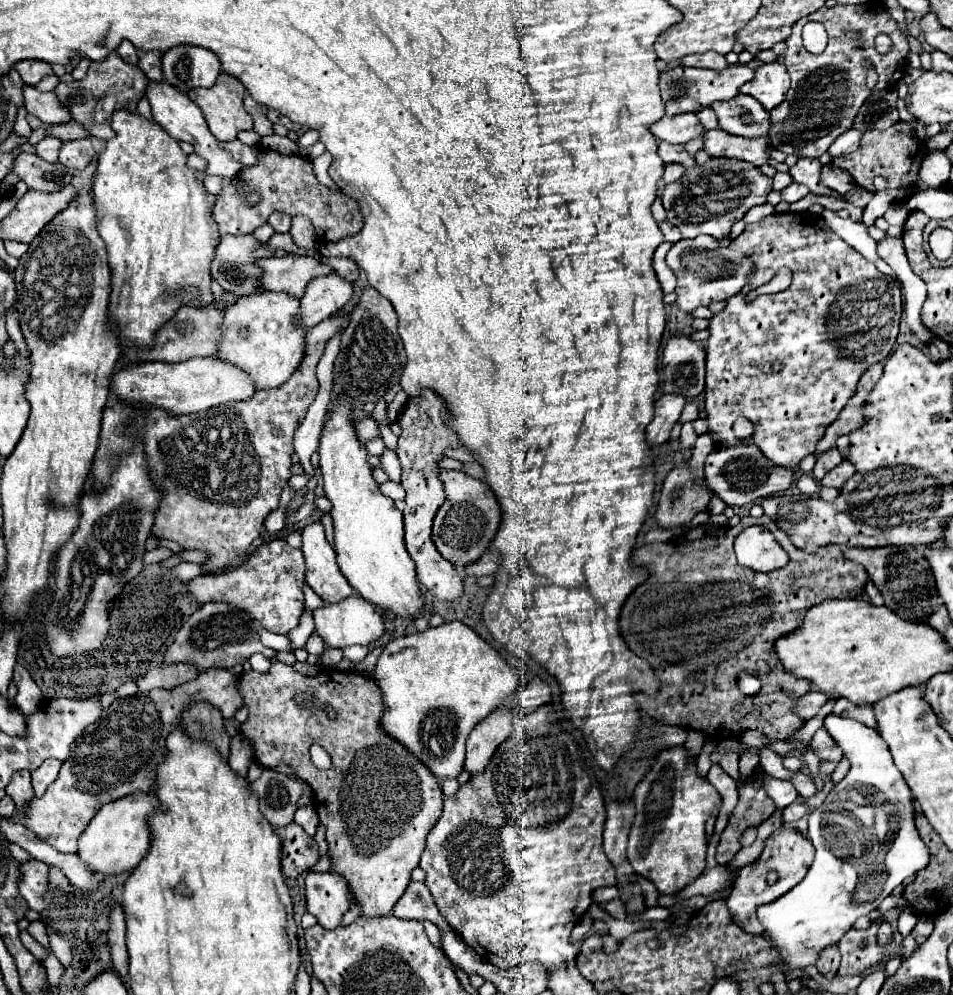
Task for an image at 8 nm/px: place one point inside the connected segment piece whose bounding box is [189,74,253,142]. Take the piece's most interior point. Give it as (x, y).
(222, 105)

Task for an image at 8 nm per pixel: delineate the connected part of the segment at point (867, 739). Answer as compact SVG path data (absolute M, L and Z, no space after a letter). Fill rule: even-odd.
M827 714L823 720L823 726L833 736L837 746L841 746L841 750L845 752L845 758L851 762L851 770L839 784L835 784L835 788L831 790L823 806L817 808L809 816L809 840L813 842L817 854L815 854L815 862L811 864L807 876L785 896L757 910L757 916L761 924L765 926L765 936L769 936L769 940L775 944L773 946L775 952L783 958L781 970L785 972L787 968L797 970L797 968L813 966L823 948L837 944L841 936L847 930L851 930L857 918L867 916L871 910L879 908L879 904L899 884L903 884L905 878L915 876L919 870L923 870L931 858L929 848L921 840L917 826L915 826L915 798L903 774L893 764L891 752L885 746L883 738L877 734L877 730L871 730L857 720L849 720L837 714ZM849 788L863 790L863 796L865 796L863 814L851 814L847 810L845 802L851 800Z

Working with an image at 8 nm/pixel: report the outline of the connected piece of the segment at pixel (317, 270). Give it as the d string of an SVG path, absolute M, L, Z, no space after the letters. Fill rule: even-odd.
M287 254L283 258L261 258L259 266L263 268L261 286L263 290L271 292L289 292L295 298L301 298L305 292L305 286L317 278L327 276L333 272L331 266L325 266L321 262L323 256L299 256L299 254Z

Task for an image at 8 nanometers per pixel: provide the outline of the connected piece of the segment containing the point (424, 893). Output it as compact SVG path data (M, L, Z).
M411 882L407 886L405 894L399 898L397 906L393 908L393 914L397 918L403 918L403 920L417 920L417 922L429 920L441 932L451 930L449 924L445 922L445 918L441 918L437 906L433 902L433 896L431 896L431 892L427 890L427 886L423 882Z

